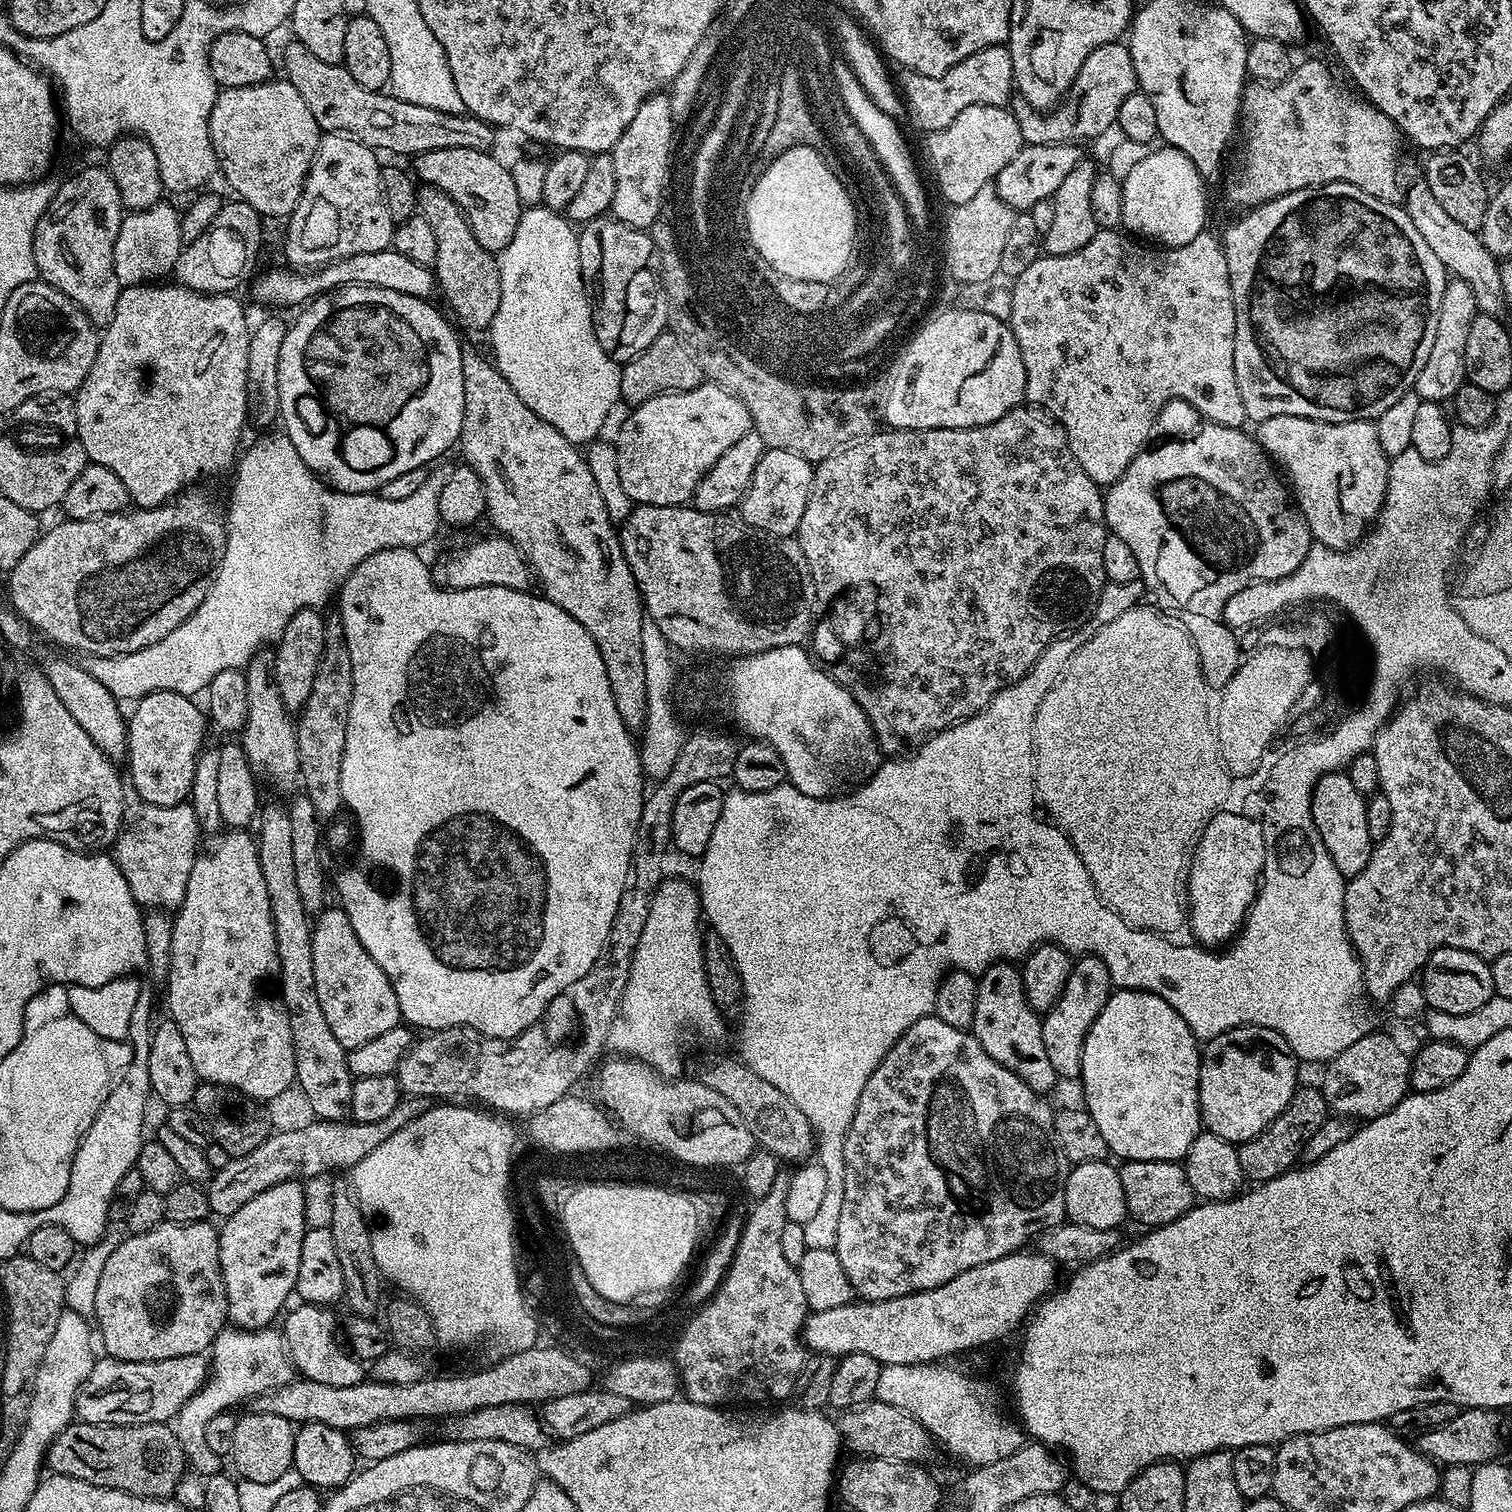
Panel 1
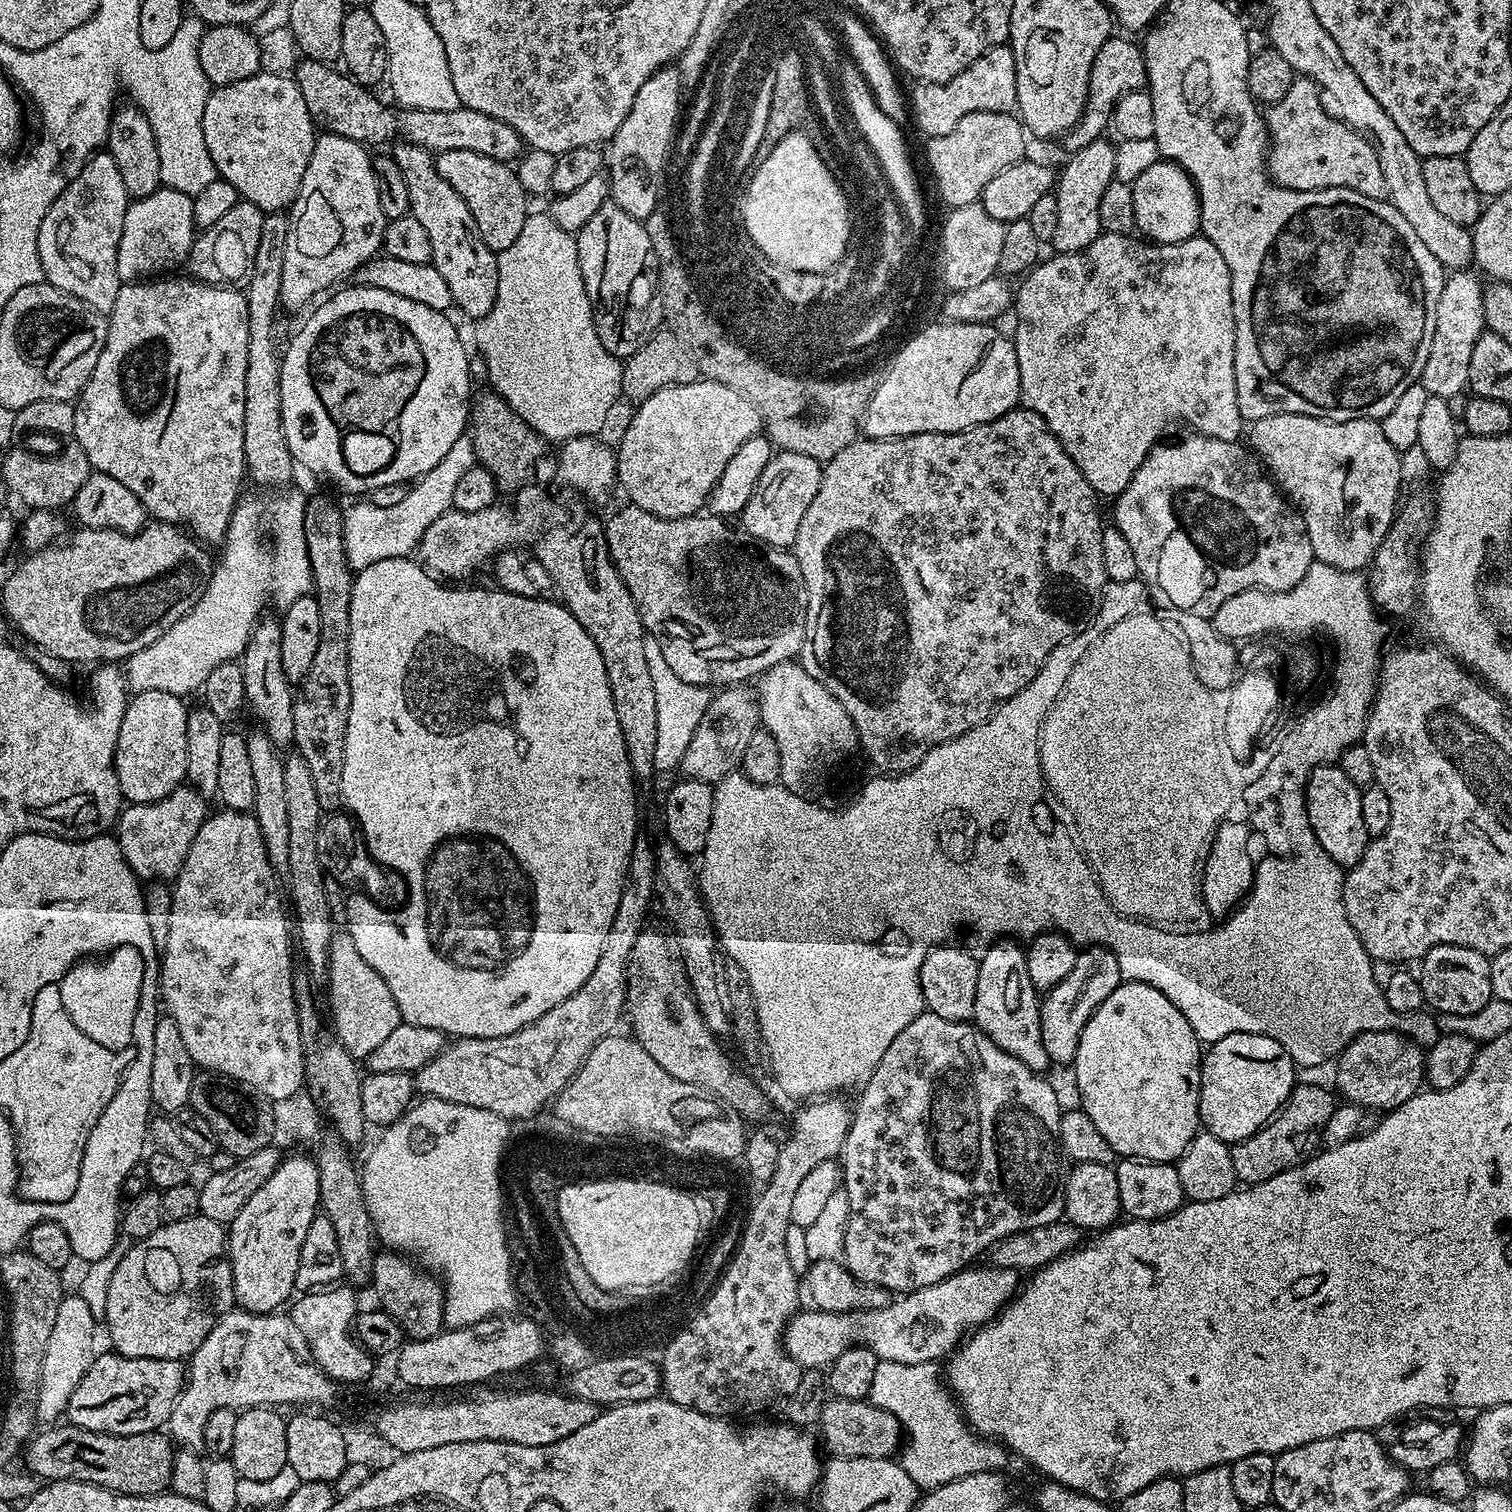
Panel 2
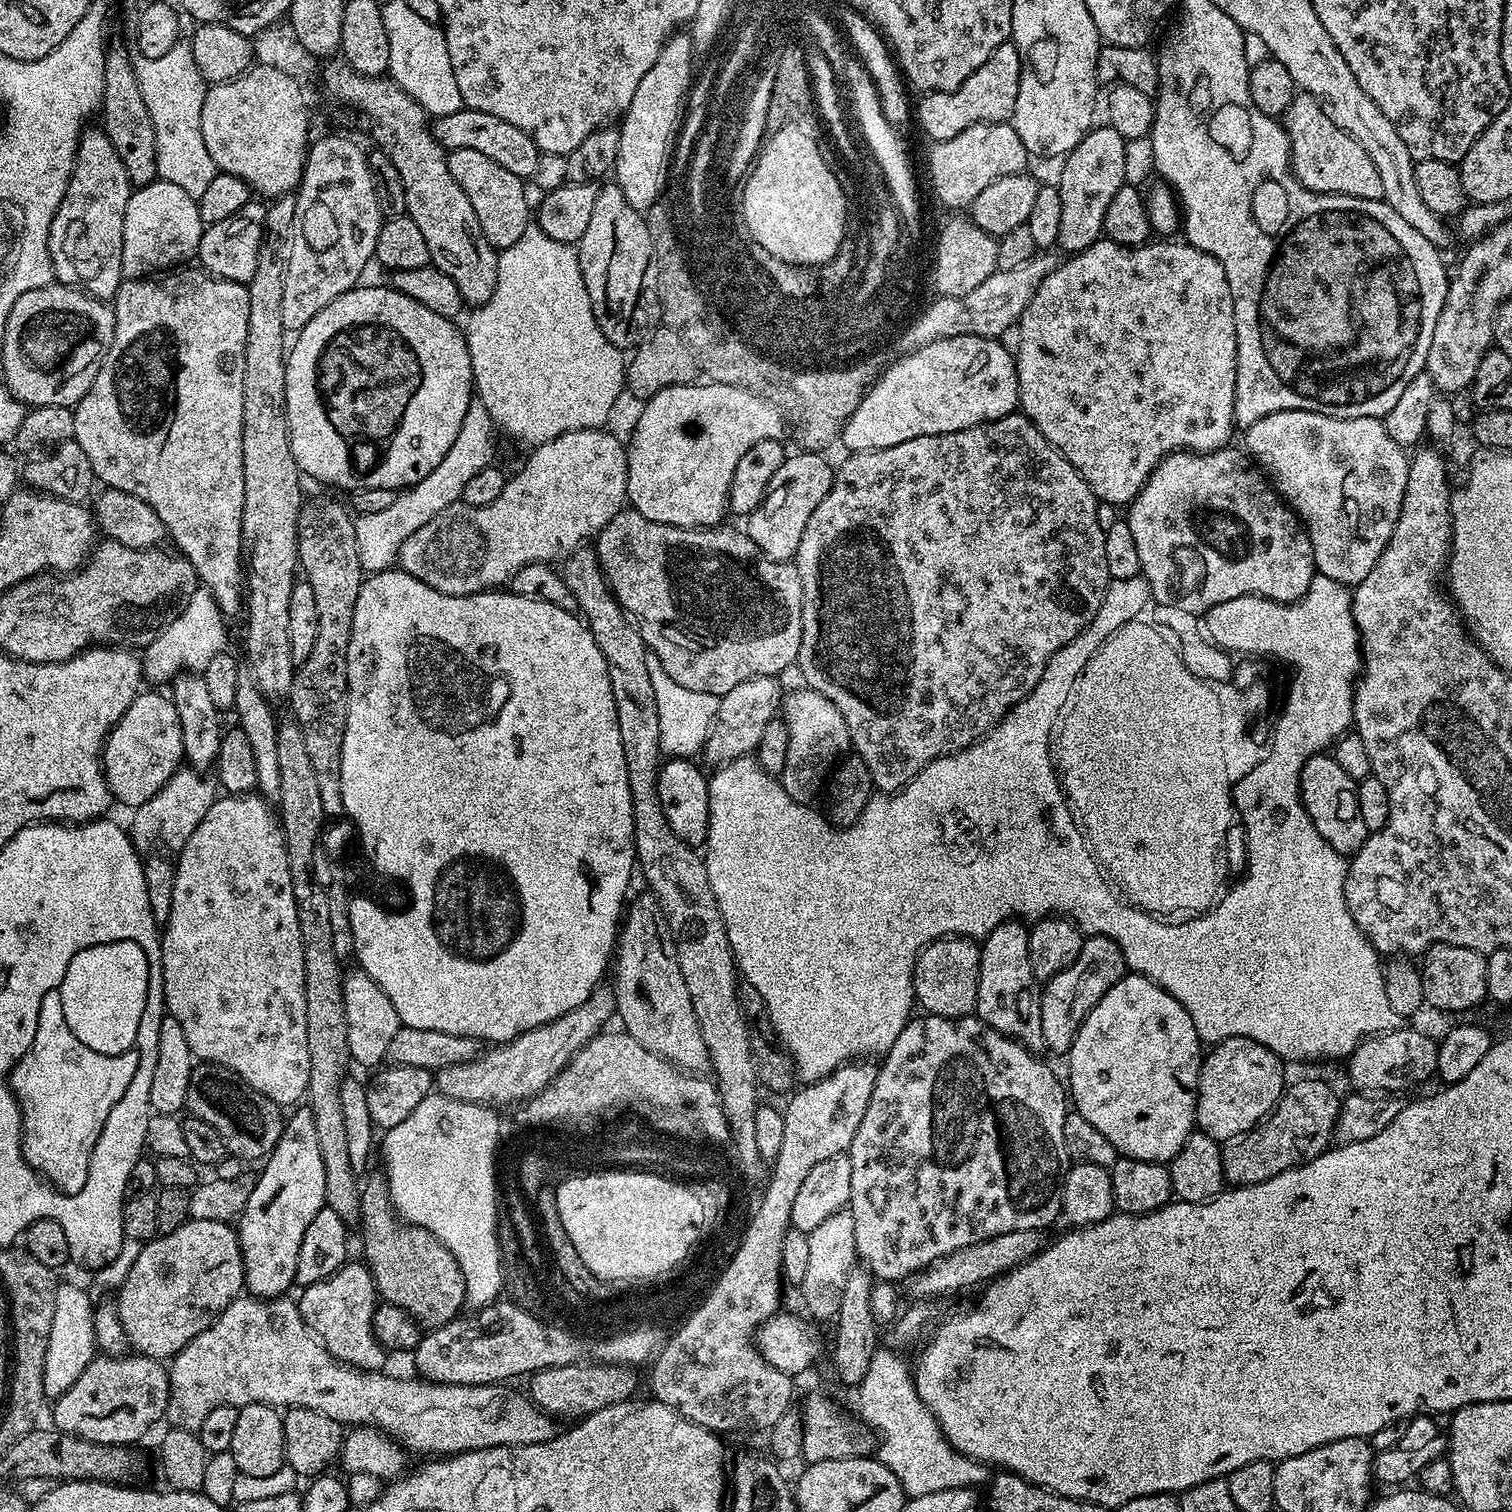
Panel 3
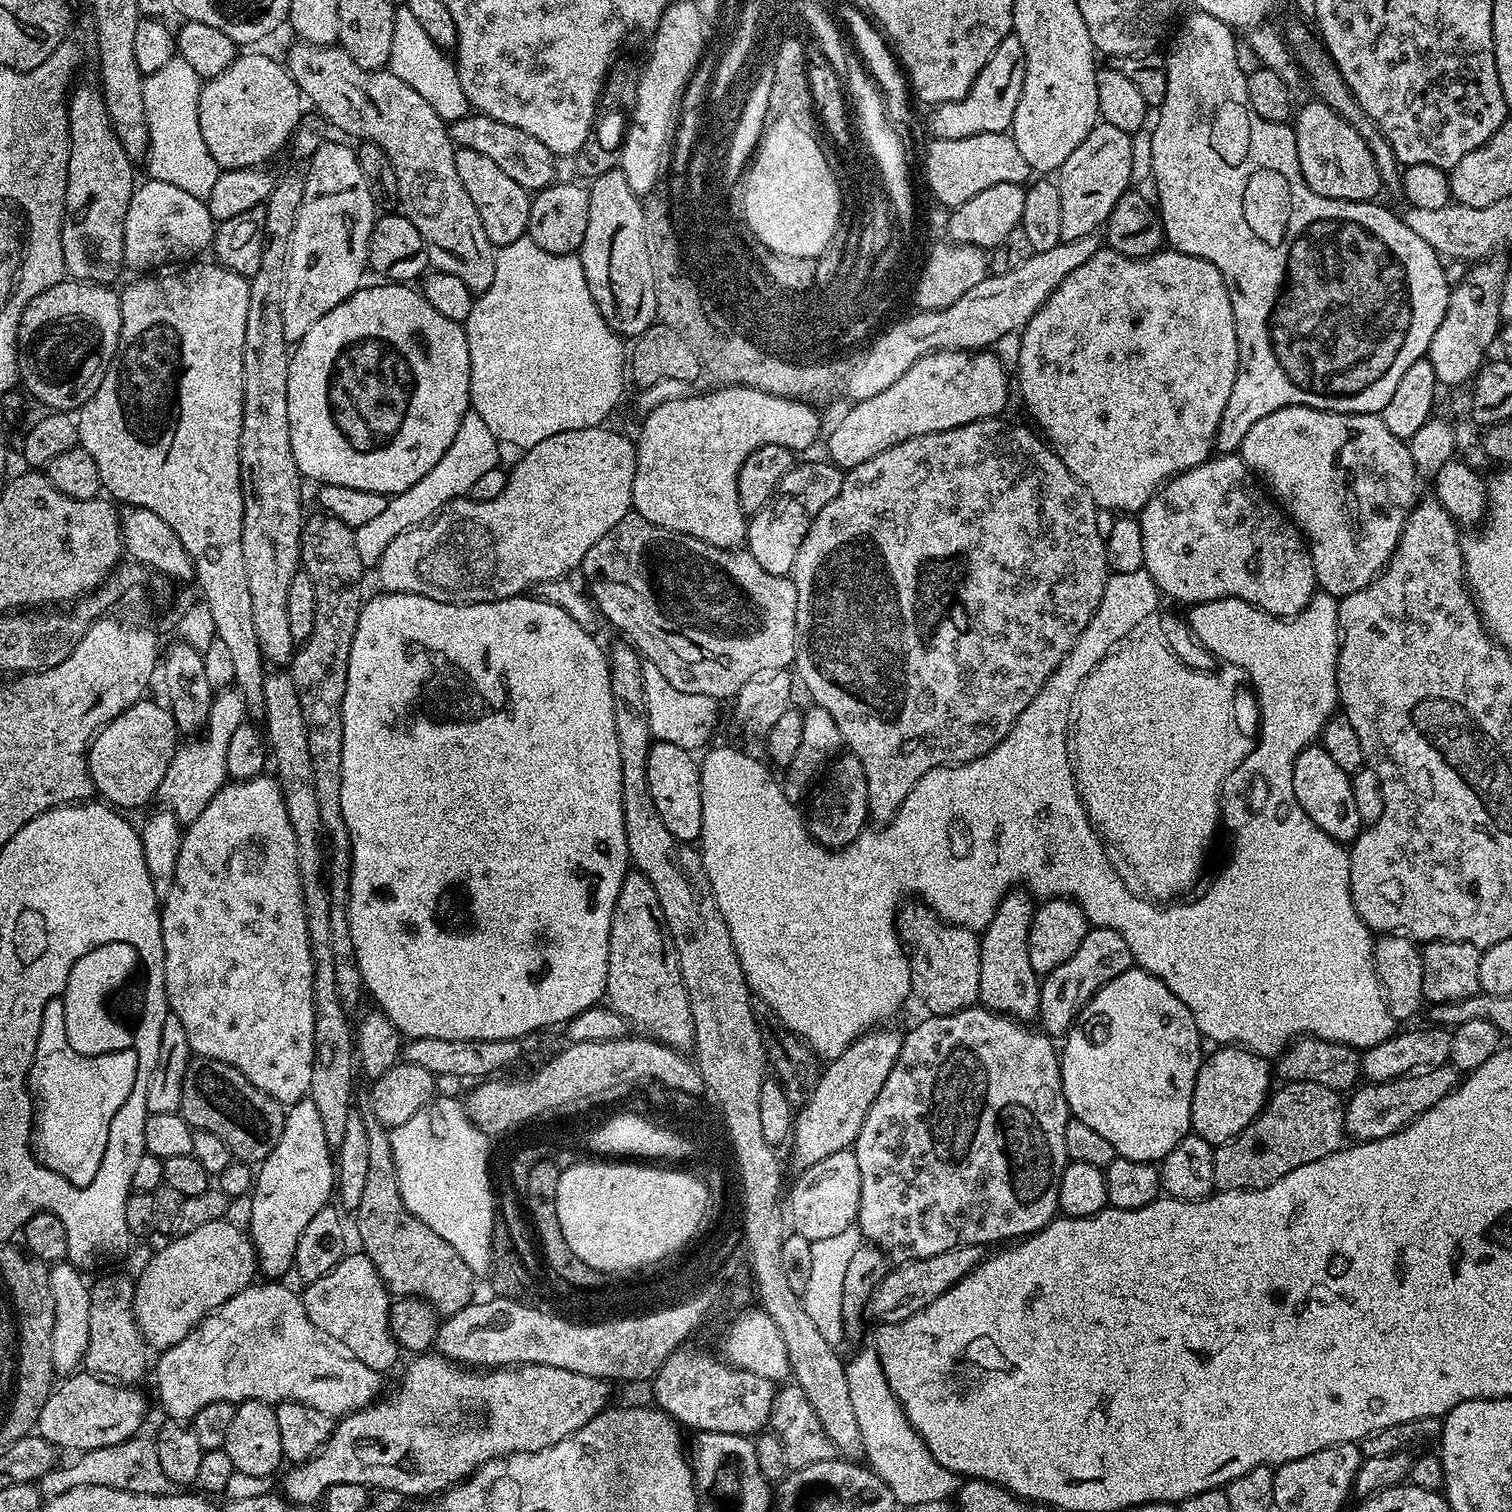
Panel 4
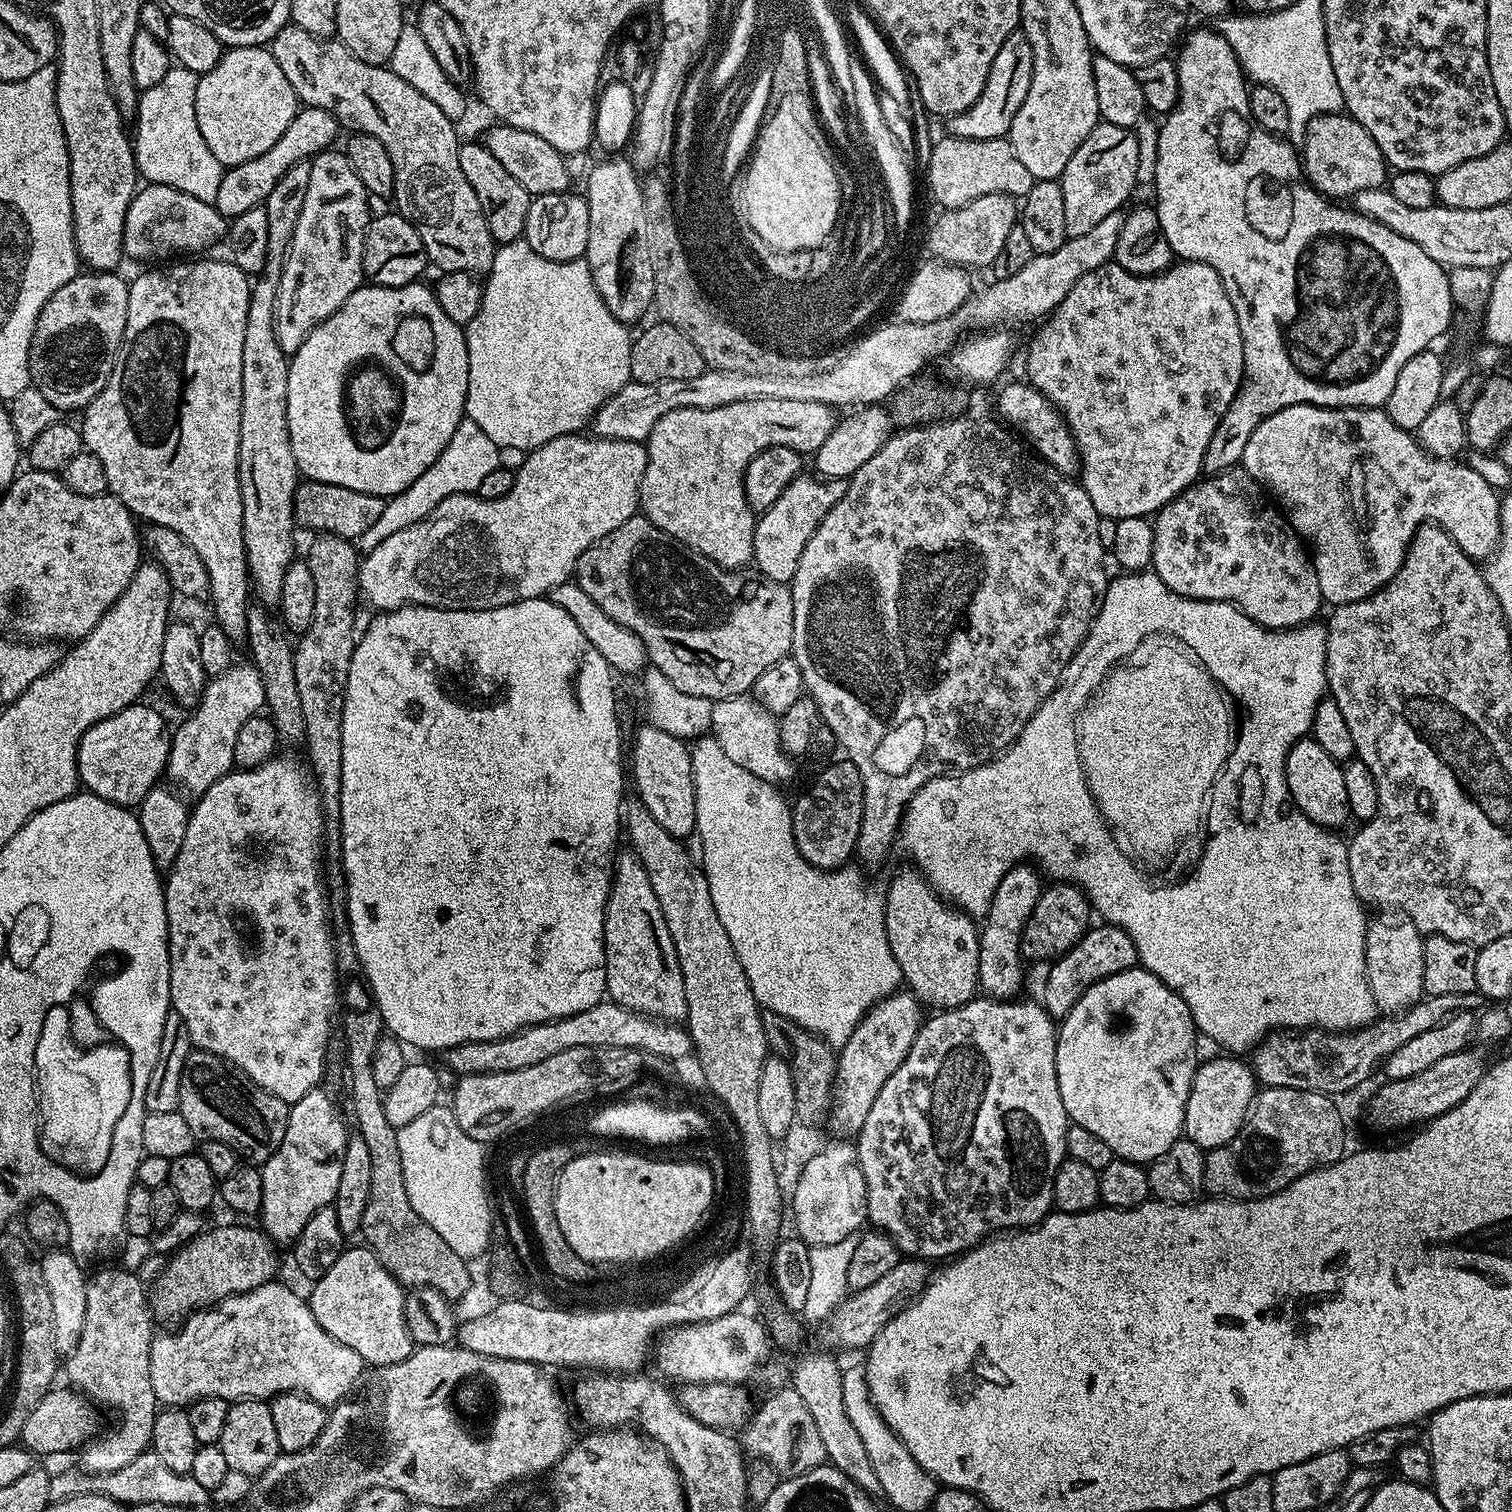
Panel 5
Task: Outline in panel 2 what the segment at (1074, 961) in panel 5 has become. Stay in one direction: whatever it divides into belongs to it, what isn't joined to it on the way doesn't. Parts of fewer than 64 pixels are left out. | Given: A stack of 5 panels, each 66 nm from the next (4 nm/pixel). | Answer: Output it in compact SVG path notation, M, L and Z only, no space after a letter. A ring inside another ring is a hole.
M1088 946L1077 951L1074 970L1070 970L1070 974L1066 974L1058 986L1043 993L1040 1002L1042 1042L1053 1065L1075 1065L1078 1042L1082 1038L1082 1030L1086 1030L1086 1022L1090 1022L1098 1006L1102 1006L1102 1002L1106 1002L1106 998L1110 998L1121 983L1118 958L1111 950Z

